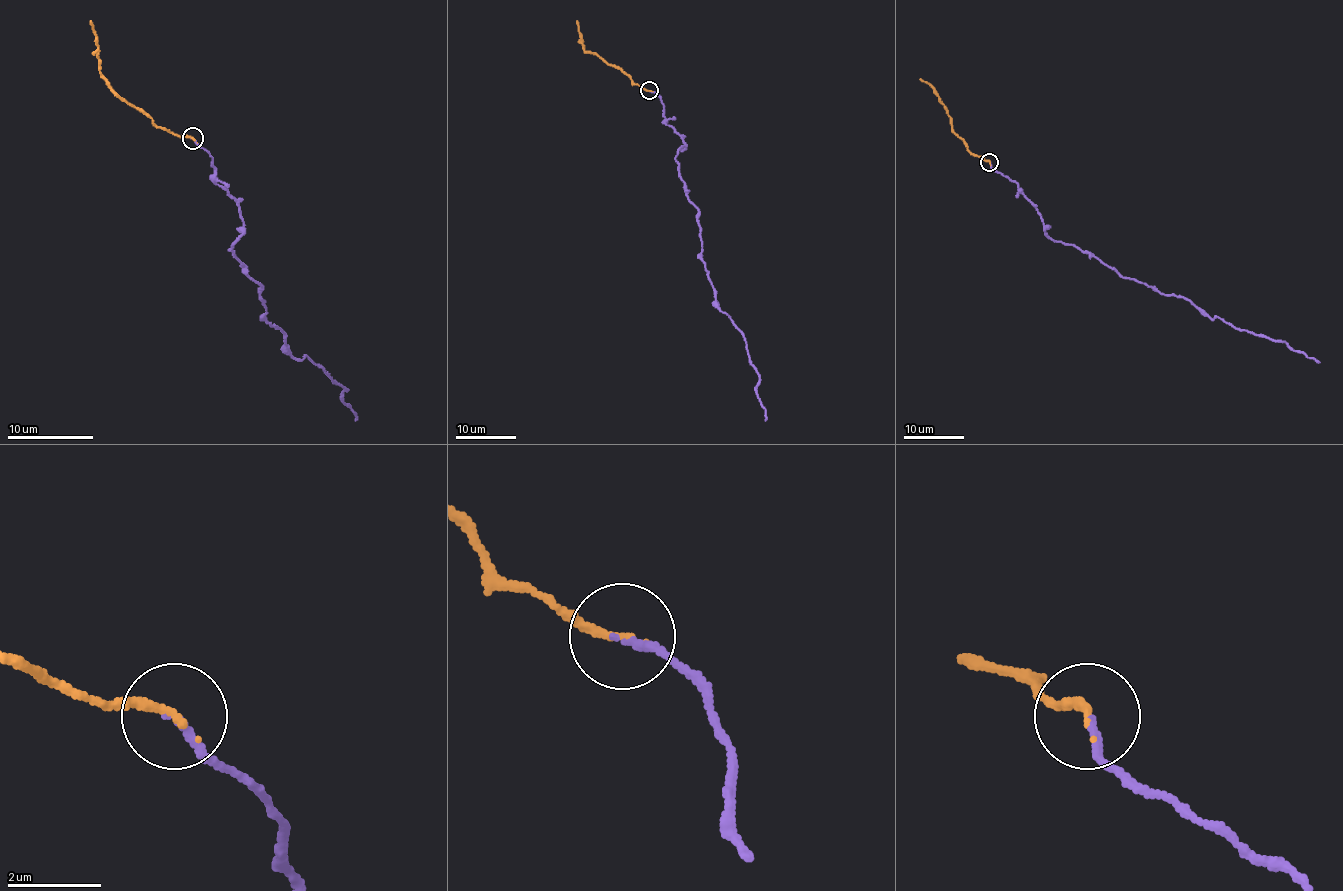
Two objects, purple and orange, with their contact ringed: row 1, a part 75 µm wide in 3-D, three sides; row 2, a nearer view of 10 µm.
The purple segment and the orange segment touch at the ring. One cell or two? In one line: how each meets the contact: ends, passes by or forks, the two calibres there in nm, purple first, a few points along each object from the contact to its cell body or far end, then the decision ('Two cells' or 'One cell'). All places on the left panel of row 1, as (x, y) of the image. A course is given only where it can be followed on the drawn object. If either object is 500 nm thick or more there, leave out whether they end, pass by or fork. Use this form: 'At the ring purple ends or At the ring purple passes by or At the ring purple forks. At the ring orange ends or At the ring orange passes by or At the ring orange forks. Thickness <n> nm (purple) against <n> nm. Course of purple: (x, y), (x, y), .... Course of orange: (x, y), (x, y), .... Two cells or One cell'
At the ring purple ends. At the ring orange ends. Thickness 160 nm (purple) against 180 nm. Course of purple: (193, 139), (238, 207), (242, 235), (229, 250), (261, 286), (266, 318), (285, 348), (347, 391), (356, 419). Course of orange: (193, 139), (159, 128), (110, 85), (99, 70), (97, 42), (90, 21). One cell

